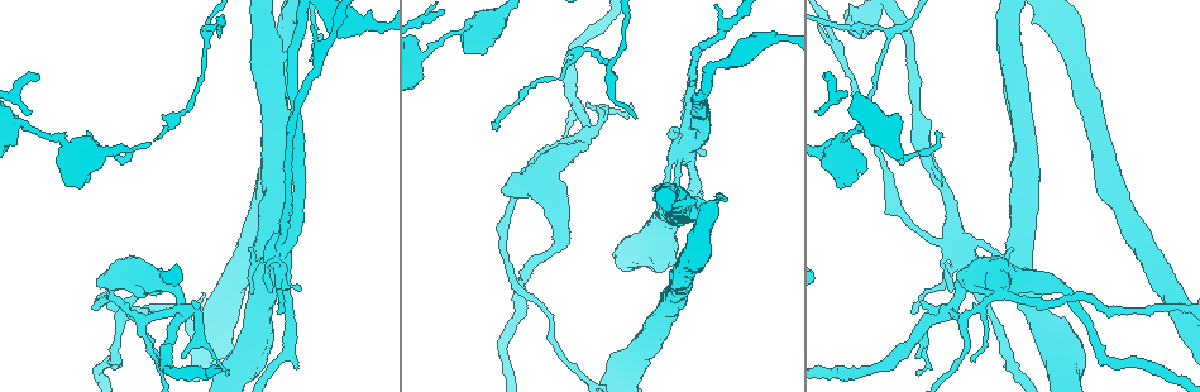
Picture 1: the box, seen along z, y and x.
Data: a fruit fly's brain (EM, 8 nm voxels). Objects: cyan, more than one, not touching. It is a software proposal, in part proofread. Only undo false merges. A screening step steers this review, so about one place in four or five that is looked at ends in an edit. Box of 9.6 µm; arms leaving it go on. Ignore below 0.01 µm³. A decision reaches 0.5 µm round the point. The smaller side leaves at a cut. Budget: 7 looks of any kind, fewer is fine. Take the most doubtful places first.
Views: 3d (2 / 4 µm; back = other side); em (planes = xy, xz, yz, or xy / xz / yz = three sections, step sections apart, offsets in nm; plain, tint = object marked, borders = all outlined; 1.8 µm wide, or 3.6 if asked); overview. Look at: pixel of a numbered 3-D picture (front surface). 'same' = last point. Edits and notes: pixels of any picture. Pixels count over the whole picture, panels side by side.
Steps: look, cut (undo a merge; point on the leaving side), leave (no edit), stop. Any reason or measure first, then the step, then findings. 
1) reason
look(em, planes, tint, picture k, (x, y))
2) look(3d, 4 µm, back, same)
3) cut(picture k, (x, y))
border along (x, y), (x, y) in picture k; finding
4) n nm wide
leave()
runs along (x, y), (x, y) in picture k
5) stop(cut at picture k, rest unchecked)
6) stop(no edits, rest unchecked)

two arms in line, one across
look(3d, 4 µm, picture 1, (590, 133))

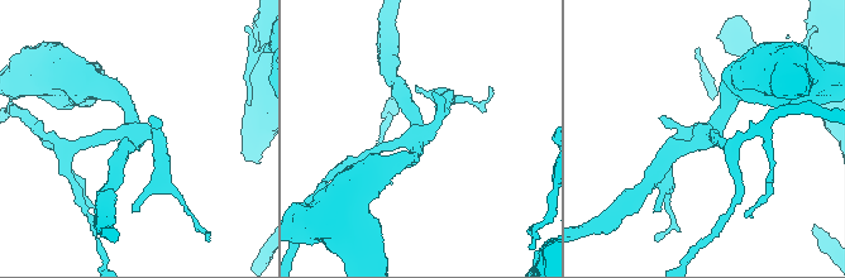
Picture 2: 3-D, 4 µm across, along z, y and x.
need the tissue
look(em, planes, borders, picture 2, (704, 134))

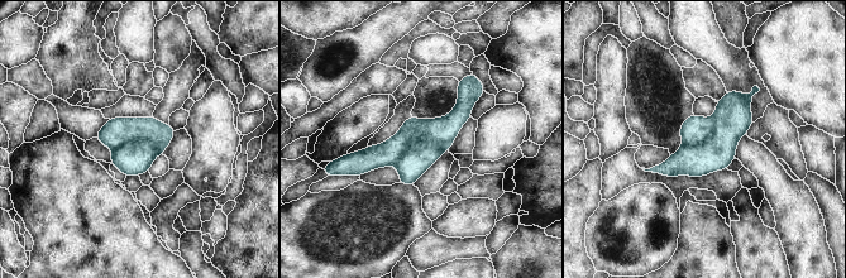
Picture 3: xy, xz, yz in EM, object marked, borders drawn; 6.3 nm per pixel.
cut(picture 3, (419, 157))
the part that leaves runs along (749, 97), (699, 161), (655, 169) in picture 3; two neurons meet here

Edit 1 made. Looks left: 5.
look(overview)

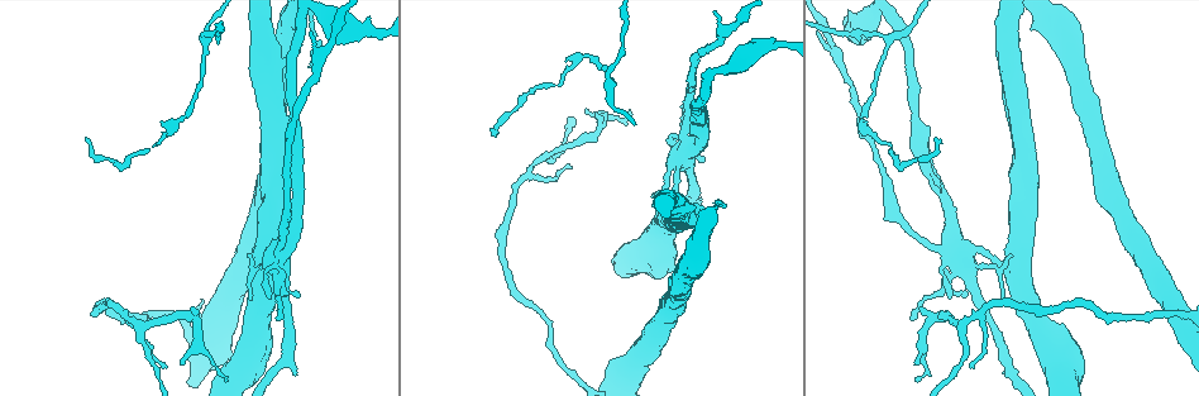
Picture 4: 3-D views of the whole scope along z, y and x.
thin neck
look(3d, 4 µm, picture 4, (587, 55))

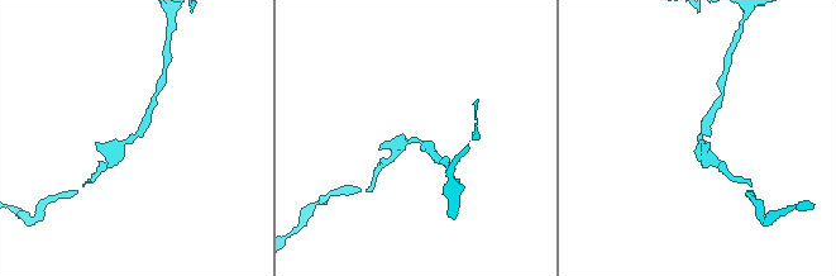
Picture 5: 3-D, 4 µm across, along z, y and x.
look(em, xz, step 4, tint, picture 5, (418, 140))

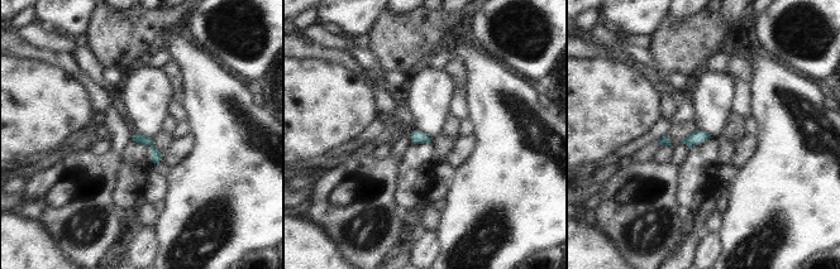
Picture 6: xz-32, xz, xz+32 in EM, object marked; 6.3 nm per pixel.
look(em, planes, tint, same)

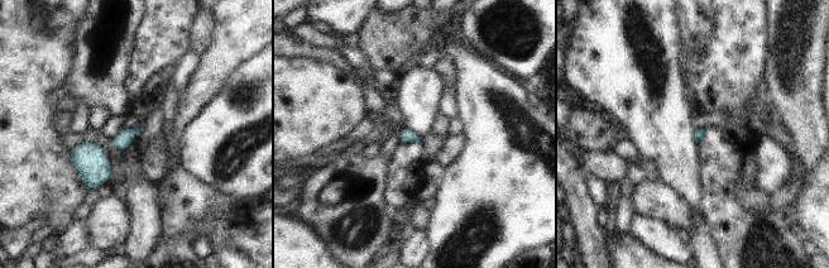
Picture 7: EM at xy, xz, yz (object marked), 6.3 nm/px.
leave()
continuous, no second neuron

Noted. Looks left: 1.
stop(cut at picture 3, rest unchecked)

